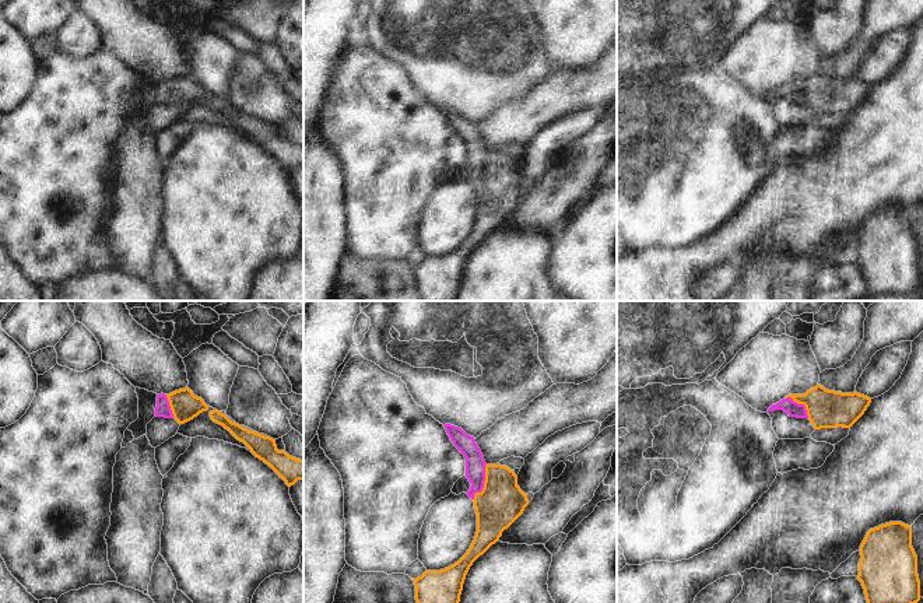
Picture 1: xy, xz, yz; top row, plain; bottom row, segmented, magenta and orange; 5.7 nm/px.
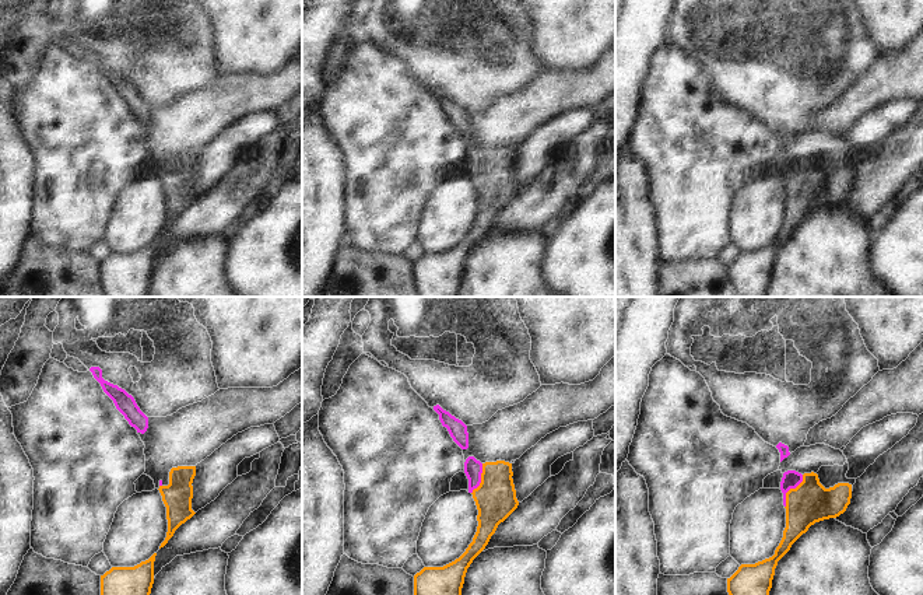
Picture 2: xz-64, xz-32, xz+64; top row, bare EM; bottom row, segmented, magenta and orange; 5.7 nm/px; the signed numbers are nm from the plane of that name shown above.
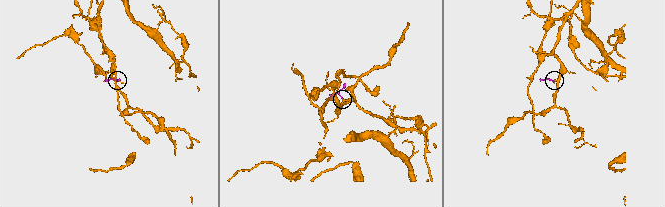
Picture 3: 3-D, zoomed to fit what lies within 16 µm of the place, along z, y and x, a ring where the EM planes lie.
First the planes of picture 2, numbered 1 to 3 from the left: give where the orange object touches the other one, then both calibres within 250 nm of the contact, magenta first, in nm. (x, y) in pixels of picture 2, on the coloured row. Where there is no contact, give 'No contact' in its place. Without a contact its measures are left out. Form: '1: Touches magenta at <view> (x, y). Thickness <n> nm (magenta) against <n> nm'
1: No contact
2: Touches magenta at xz-32 (480, 479). Thickness 110 nm (magenta) against 240 nm
3: Touches magenta at xz+64 (789, 489). Thickness 100 nm (magenta) against 240 nm

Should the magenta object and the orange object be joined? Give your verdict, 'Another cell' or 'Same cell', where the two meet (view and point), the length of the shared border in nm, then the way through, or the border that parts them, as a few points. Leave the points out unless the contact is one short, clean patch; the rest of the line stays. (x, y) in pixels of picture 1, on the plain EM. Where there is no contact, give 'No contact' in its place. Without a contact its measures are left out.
Same cell. Touches magenta at xz (483, 169). Shared border 220 nm. Path across: xz (474, 147), (483, 169), (501, 189)

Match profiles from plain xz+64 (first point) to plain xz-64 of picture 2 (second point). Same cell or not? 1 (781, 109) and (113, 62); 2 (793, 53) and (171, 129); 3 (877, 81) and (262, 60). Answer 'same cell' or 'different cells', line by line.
1: same cell
2: different cells
3: different cells

